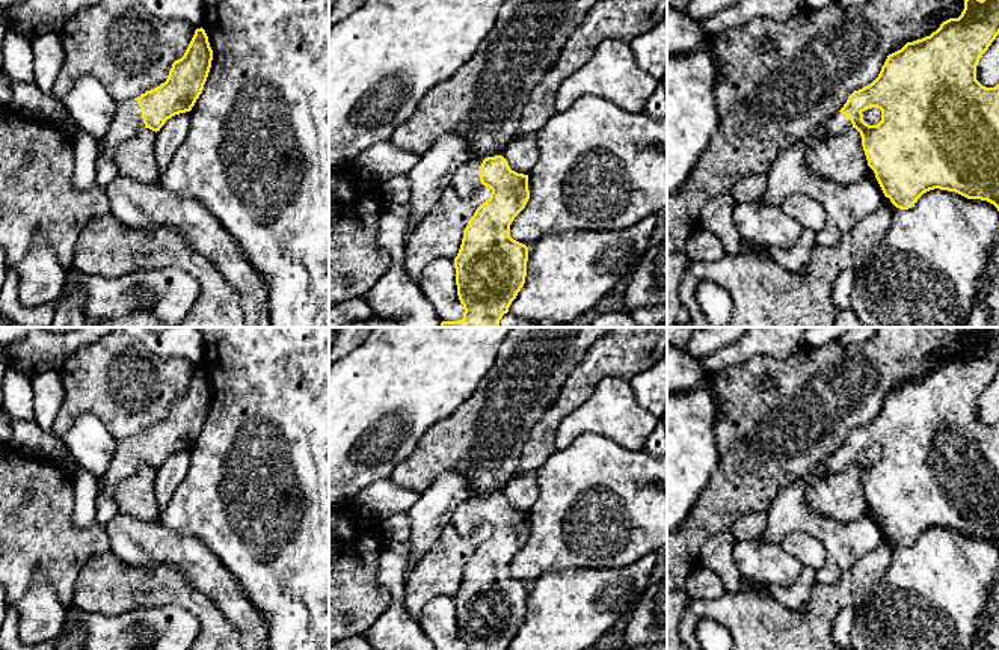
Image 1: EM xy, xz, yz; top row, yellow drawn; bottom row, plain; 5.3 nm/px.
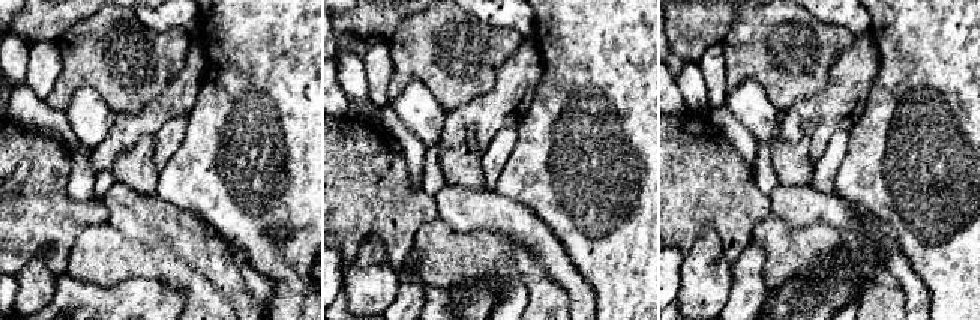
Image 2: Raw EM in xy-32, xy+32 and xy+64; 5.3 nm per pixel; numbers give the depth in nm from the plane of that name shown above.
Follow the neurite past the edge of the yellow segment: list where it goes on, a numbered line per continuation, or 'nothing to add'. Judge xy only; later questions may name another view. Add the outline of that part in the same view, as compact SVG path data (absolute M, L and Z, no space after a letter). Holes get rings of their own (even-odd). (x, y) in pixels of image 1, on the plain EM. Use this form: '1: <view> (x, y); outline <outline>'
1: xy (127, 459); outline M127 437L118 442L118 449L112 458L109 471L101 477L103 478L103 492L107 496L112 496L118 483L124 478L134 475L142 466L145 466L142 457L142 446L136 437Z

